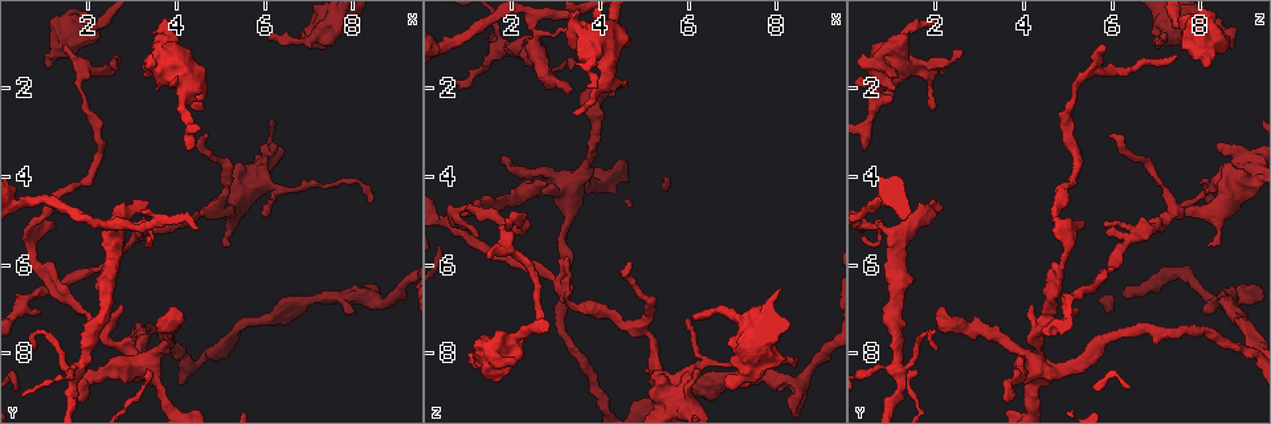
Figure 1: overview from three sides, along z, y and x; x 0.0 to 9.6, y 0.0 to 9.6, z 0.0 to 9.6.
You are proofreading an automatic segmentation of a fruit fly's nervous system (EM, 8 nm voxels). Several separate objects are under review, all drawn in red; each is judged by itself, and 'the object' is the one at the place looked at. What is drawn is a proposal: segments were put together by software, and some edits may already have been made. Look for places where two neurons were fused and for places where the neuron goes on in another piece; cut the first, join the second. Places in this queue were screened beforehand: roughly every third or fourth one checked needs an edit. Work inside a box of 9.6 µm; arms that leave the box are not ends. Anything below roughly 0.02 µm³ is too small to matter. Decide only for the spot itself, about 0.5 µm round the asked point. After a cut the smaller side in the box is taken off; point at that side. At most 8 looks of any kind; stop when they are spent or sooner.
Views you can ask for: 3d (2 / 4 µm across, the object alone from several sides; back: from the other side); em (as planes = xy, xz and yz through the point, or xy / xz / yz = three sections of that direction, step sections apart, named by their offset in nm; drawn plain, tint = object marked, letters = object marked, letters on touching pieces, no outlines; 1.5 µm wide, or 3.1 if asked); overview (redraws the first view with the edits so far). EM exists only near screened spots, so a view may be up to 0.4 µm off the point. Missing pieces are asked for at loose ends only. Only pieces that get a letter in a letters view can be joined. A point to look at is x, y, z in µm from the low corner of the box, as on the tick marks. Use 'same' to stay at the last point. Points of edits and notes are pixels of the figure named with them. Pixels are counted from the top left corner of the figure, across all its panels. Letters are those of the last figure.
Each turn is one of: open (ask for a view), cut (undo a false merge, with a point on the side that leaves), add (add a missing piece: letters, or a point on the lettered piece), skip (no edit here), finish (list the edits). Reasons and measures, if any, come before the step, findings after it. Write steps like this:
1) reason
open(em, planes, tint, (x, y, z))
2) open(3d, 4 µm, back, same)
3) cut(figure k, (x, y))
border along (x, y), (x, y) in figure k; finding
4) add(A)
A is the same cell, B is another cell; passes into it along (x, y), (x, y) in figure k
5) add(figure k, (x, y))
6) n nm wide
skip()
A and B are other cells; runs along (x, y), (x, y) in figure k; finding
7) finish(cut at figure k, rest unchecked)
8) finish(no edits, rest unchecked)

free end
open(em, planes, plain, (1.50, 1.10, 5.85))

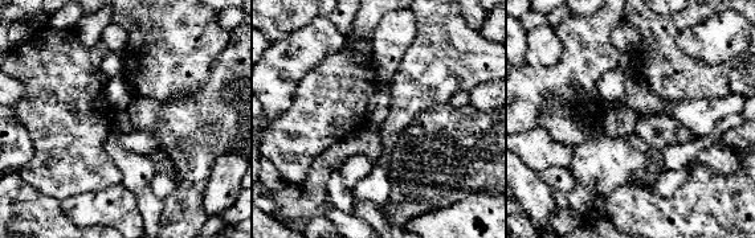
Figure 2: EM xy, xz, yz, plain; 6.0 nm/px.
open(em, planes, letters, same)

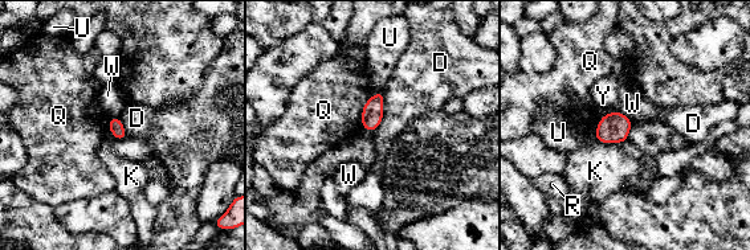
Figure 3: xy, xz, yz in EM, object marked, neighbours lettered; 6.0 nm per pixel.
D touches over 260 nm
skip()
D, K, Q, R, U, W and Y are other cells; no lettered piece goes on from it

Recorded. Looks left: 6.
branch stops here
open(em, planes, letters, (6.30, 3.40, 8.40))

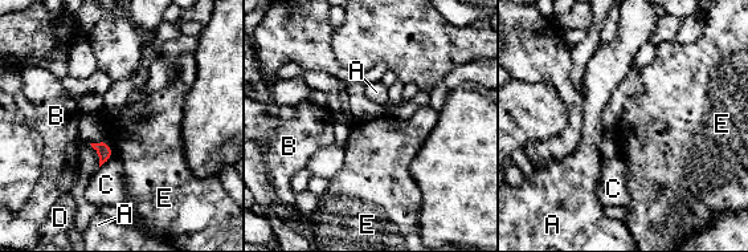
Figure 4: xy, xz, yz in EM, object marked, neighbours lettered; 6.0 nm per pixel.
skip()
A, B, C, D and E are other cells; border along (113, 154), (99, 167) in figure 4; no lettered piece goes on from it

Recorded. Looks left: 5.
an open end
open(3d, 2 µm, (8.05, 7.10, 8.10))

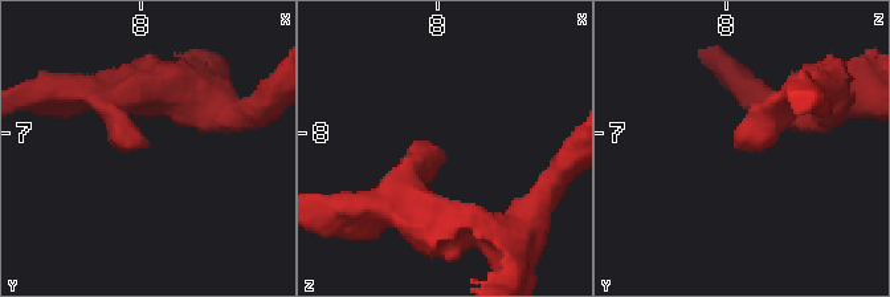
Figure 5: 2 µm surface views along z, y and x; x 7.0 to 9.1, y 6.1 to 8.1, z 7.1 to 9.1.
open(em, planes, letters, (8.02, 7.06, 8.14))

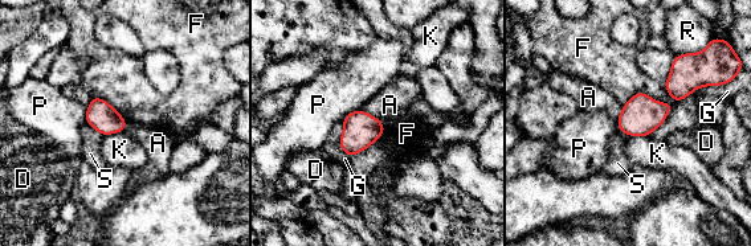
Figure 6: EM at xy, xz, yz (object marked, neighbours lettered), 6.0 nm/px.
180 nm wide
skip()
A, D, F, G, K, P, R and S are other cells; border along (362, 109), (375, 115), (386, 126) in figure 6; none of them fits

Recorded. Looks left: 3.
finish(no edits, rest unchecked)

